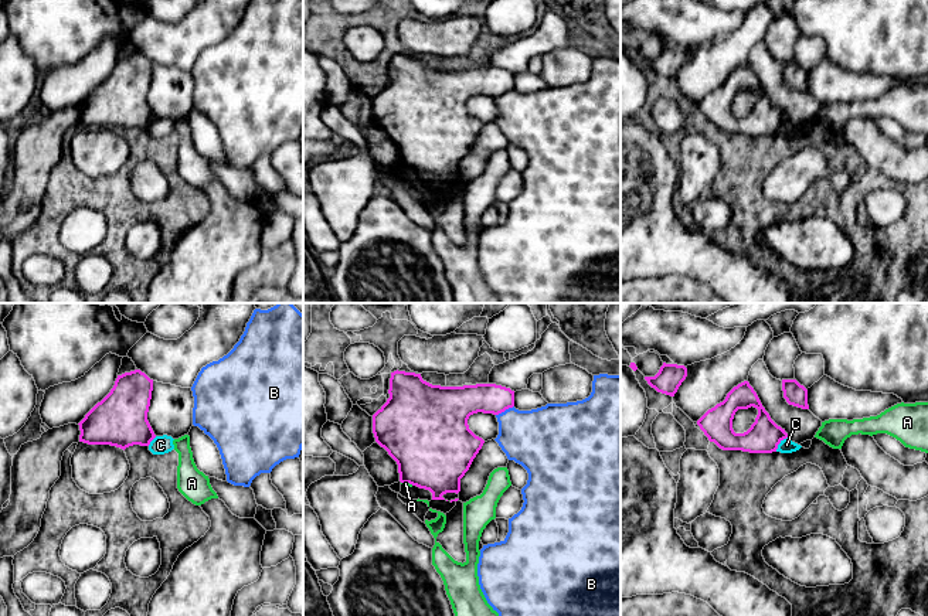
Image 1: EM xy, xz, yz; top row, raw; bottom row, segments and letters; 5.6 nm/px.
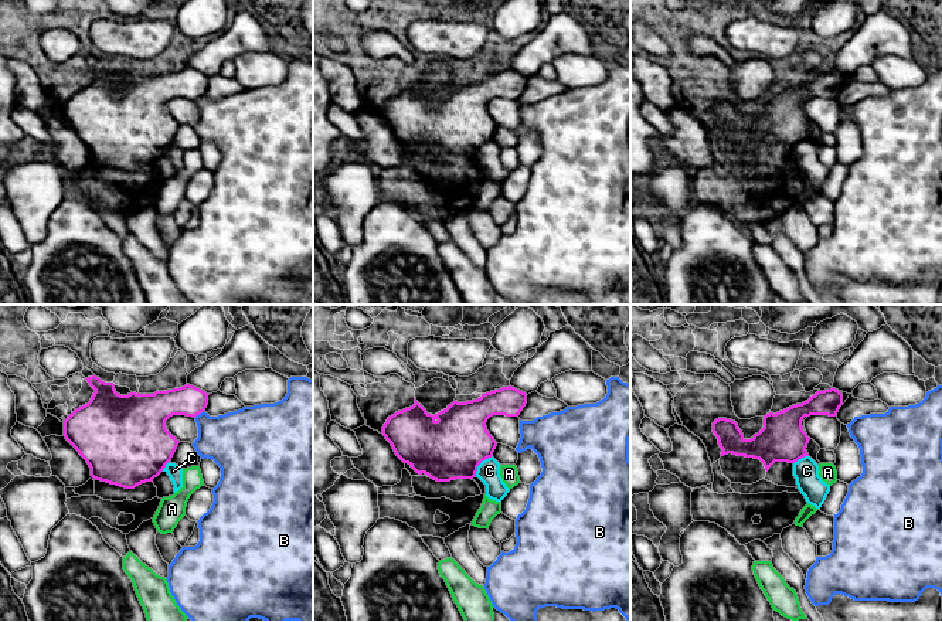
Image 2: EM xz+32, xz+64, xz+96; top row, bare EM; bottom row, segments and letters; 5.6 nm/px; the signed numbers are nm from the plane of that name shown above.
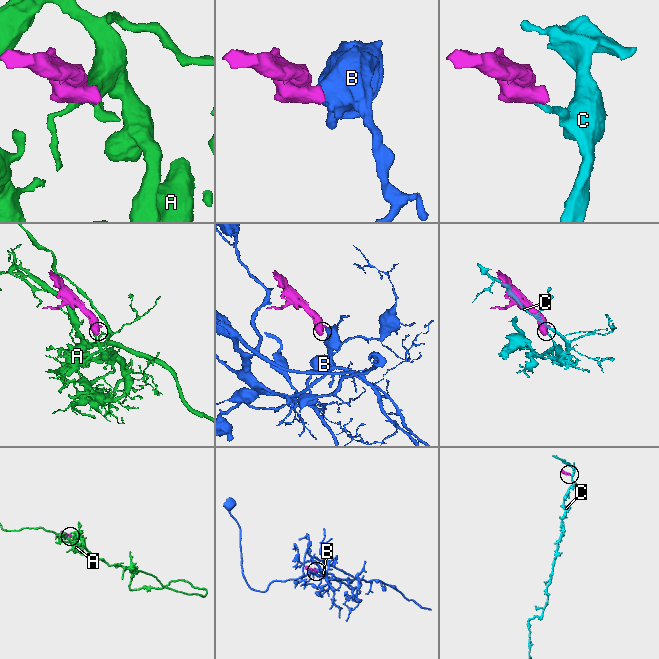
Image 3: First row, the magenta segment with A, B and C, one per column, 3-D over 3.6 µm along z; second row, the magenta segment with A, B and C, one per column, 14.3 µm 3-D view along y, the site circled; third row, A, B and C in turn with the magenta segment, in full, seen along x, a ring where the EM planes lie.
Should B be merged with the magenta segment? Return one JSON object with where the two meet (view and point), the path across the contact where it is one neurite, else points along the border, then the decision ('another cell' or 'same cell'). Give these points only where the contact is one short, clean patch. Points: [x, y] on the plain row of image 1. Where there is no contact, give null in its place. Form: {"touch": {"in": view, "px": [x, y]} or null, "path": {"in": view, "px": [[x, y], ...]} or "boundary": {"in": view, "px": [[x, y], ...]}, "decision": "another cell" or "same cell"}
{"touch": {"in": "xz", "px": [505, 92]}, "boundary": {"in": "xz", "px": [[513, 88], [496, 98]]}, "decision": "another cell"}

